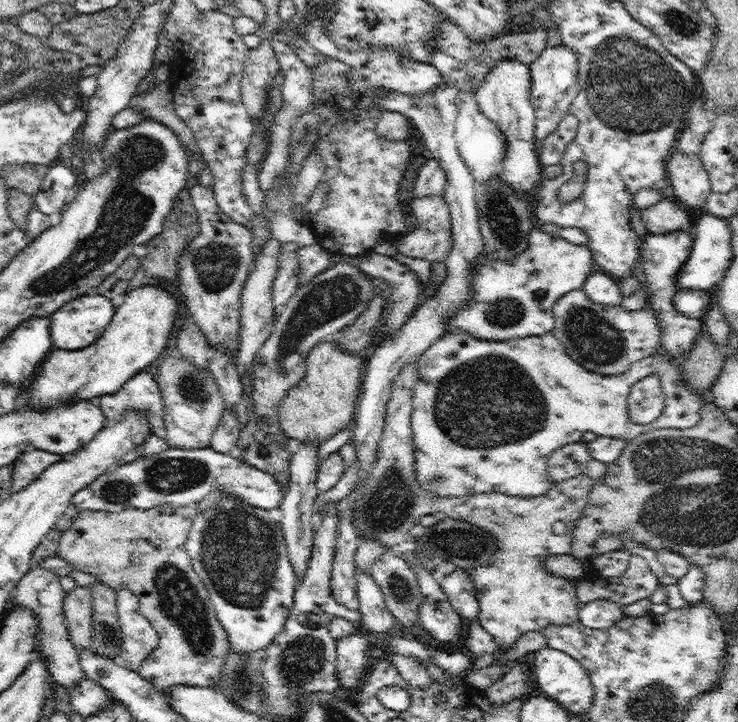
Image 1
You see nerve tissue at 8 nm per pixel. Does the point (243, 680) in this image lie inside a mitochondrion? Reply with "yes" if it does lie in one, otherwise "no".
yes

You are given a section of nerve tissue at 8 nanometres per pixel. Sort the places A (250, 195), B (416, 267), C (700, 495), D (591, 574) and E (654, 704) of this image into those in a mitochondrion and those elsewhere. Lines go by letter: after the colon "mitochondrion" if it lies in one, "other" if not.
A: other
B: other
C: mitochondrion
D: other
E: mitochondrion

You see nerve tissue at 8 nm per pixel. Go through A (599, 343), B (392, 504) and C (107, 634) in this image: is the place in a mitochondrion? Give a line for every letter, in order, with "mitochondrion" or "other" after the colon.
A: mitochondrion
B: mitochondrion
C: mitochondrion

